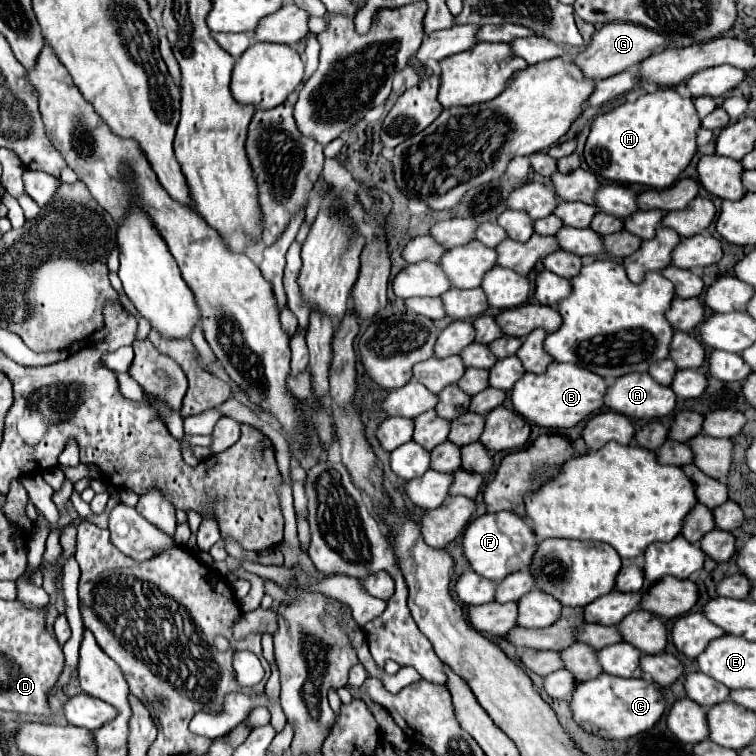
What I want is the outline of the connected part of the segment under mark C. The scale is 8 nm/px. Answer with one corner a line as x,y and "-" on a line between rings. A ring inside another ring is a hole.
600,674
598,678
580,682
576,686
570,708
574,720
584,730
594,732
606,740
624,740
650,730
666,712
666,698
652,680

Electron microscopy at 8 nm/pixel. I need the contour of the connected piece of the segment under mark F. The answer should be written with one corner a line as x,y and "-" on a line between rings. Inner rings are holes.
514,512
484,514
468,524
464,530
464,556
472,570
488,580
502,582
506,574
526,570
538,550
538,538
534,528

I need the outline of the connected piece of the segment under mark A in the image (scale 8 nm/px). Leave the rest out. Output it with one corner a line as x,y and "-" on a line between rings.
626,374
616,378
616,382
608,388
606,406
614,412
620,412
628,418
662,418
674,412
676,408
676,394
672,388
654,382
650,374

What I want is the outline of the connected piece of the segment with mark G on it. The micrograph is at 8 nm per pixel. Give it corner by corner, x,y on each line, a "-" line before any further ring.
612,22
612,24
606,24
602,30
598,30
592,36
590,44
580,54
576,54
574,62
584,72
586,78
604,80
604,78
610,78
610,76
614,76
618,72
624,72
624,70
636,66
652,50
664,48
666,42
668,42
666,36
660,36
660,34
656,34
652,30
646,30
646,28
640,28
636,24
620,24
620,22
614,24

